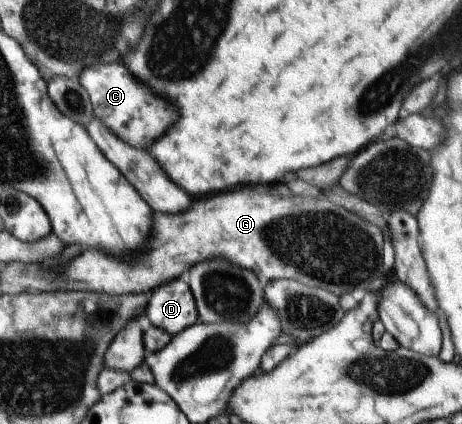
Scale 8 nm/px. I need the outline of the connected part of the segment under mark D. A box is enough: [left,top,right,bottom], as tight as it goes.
[145,277,199,337]

